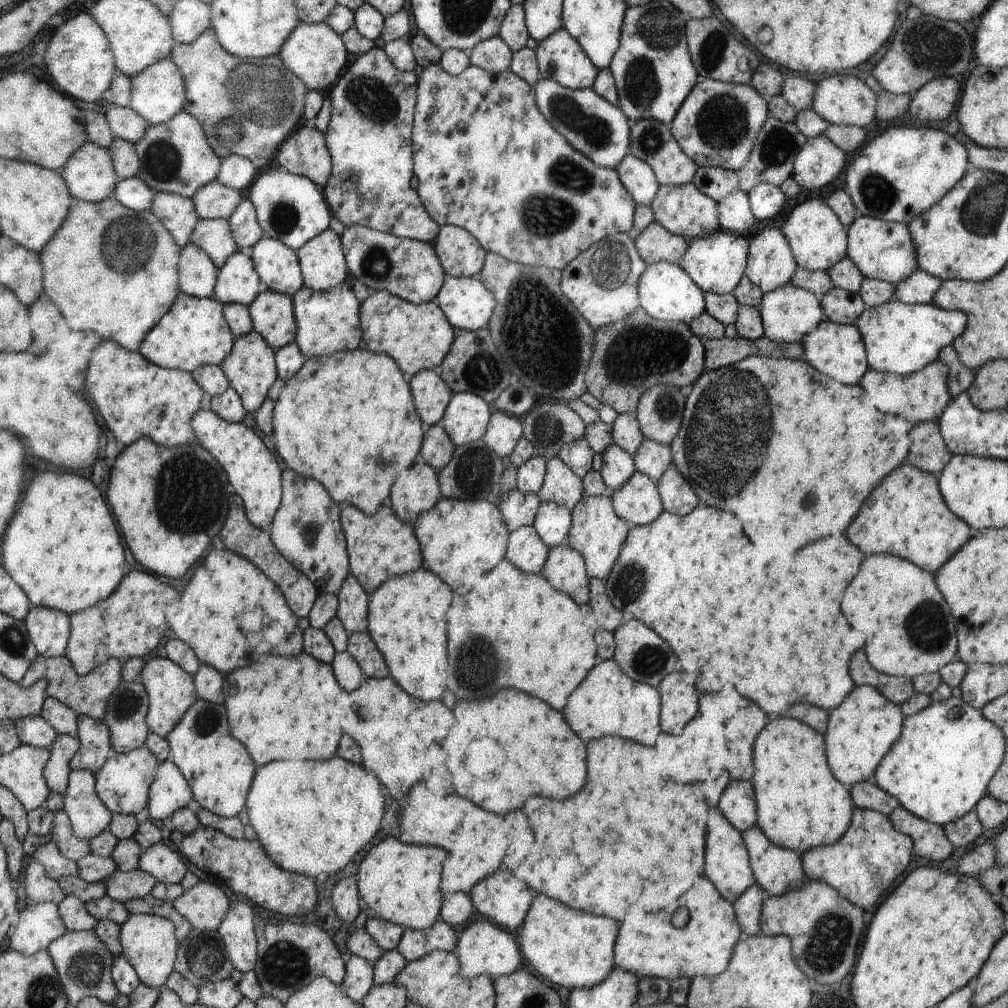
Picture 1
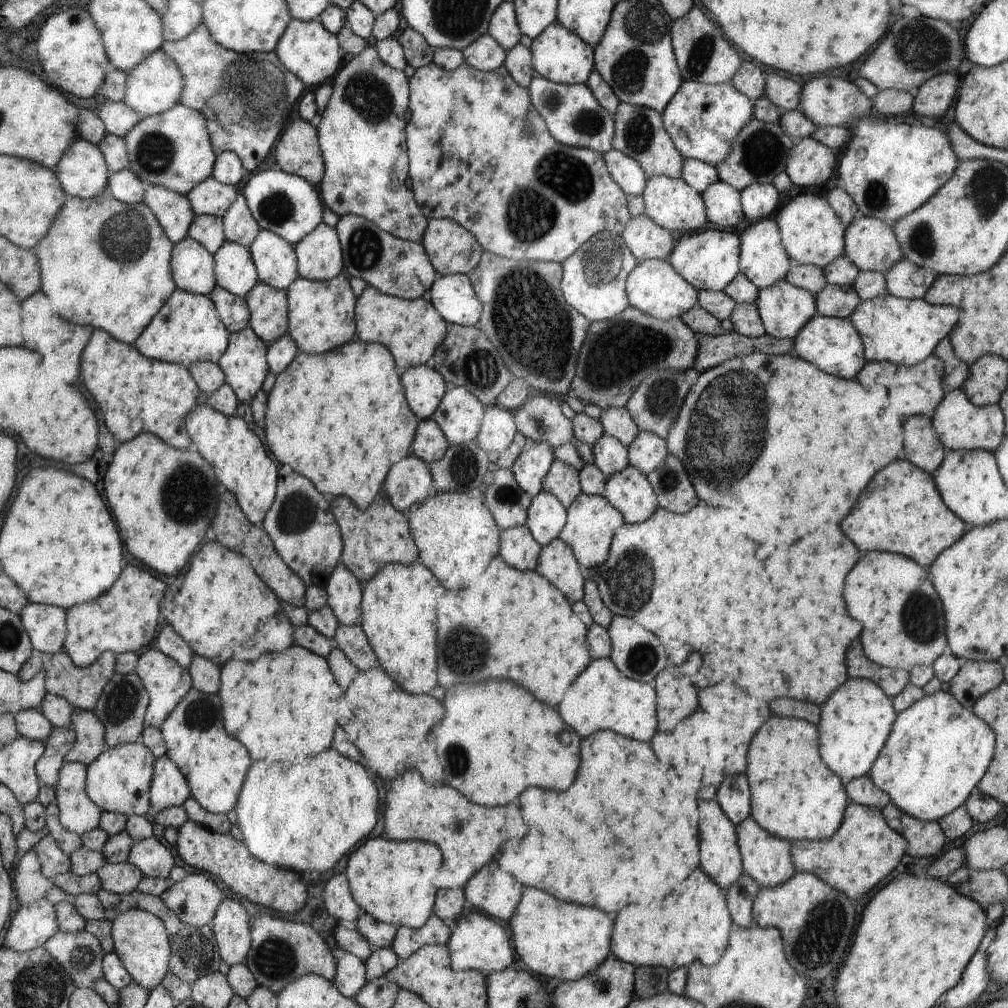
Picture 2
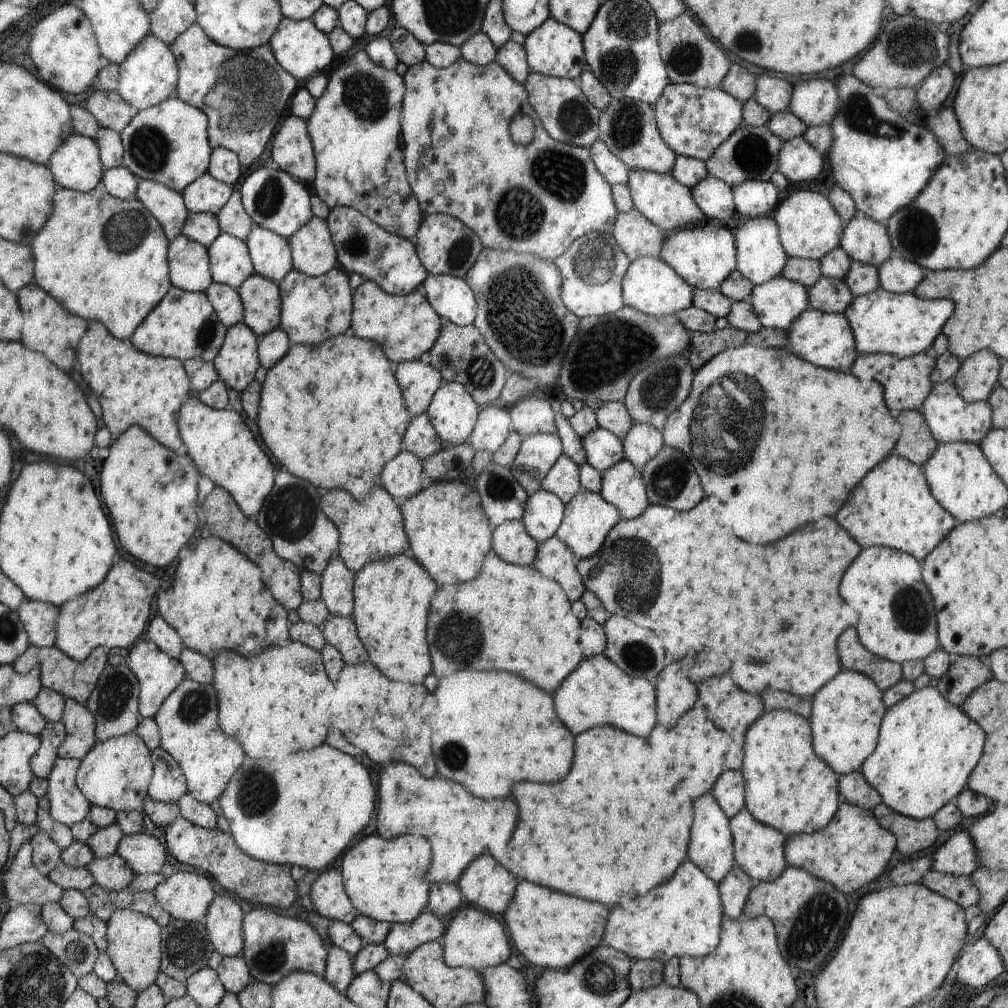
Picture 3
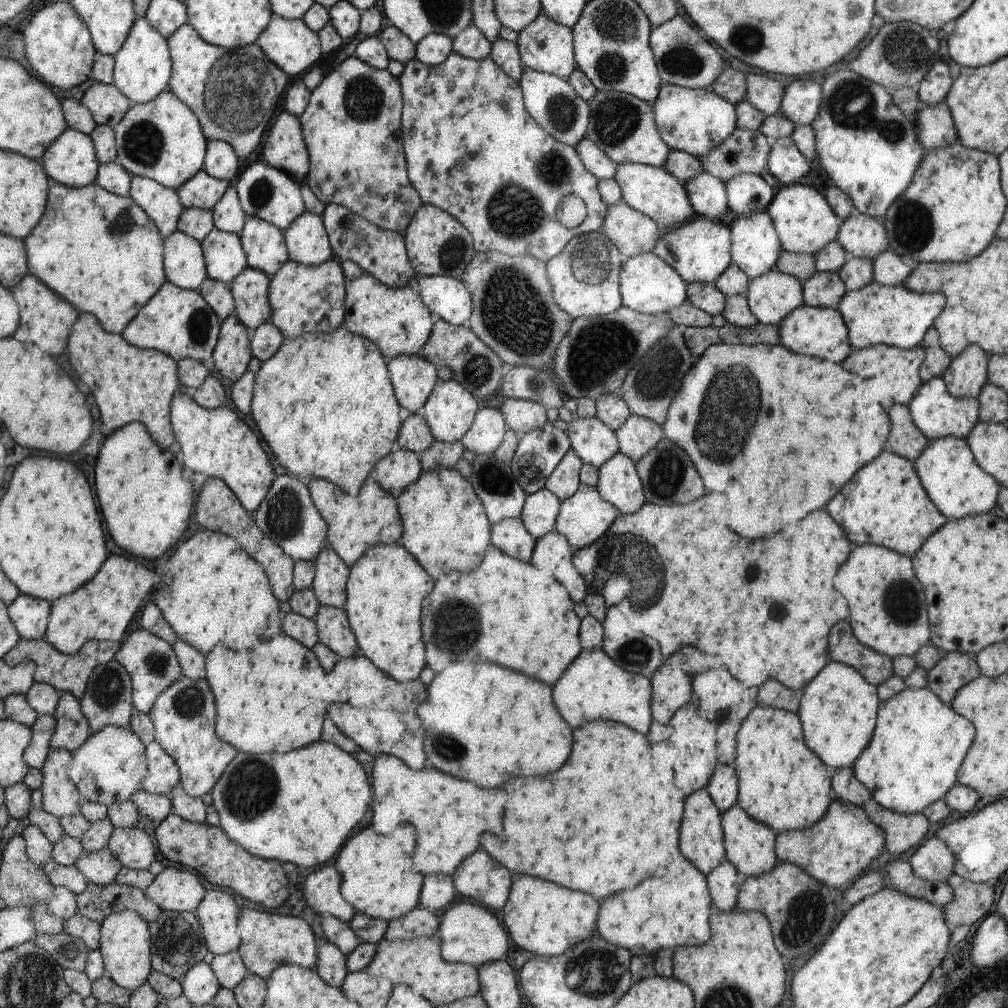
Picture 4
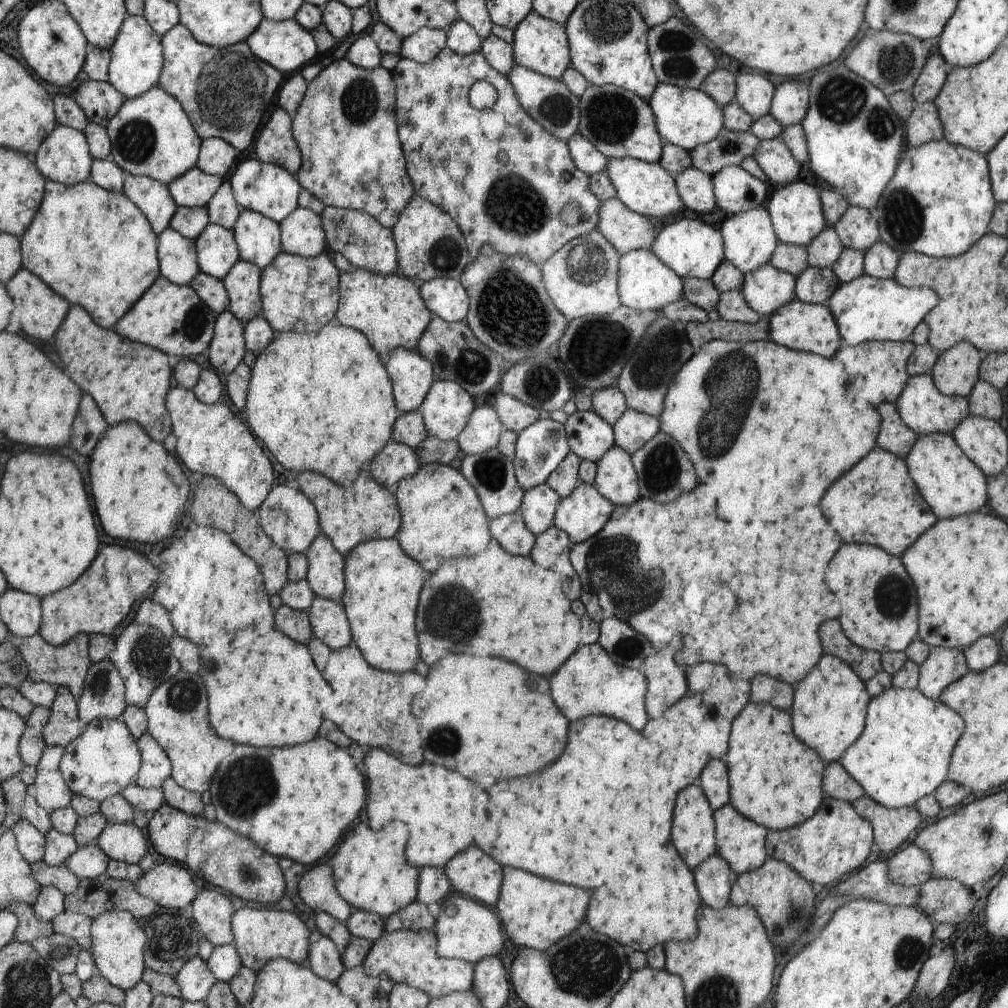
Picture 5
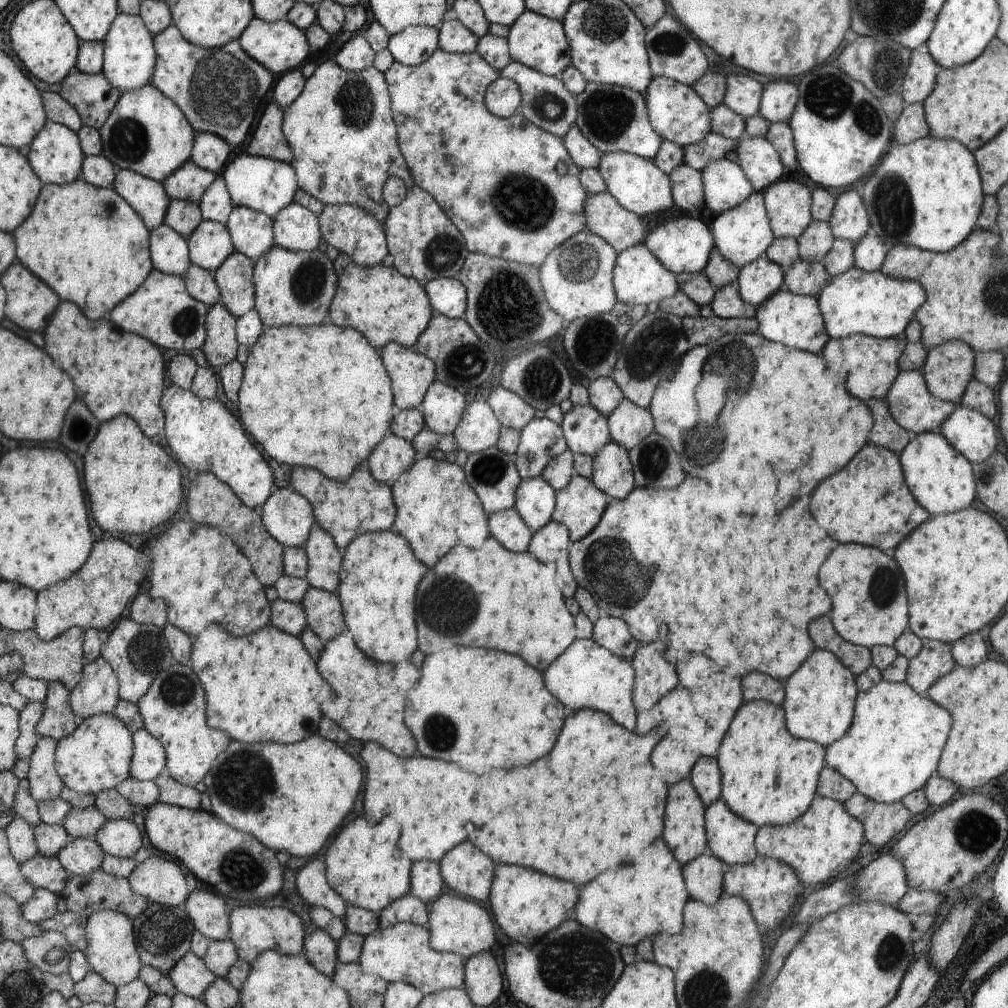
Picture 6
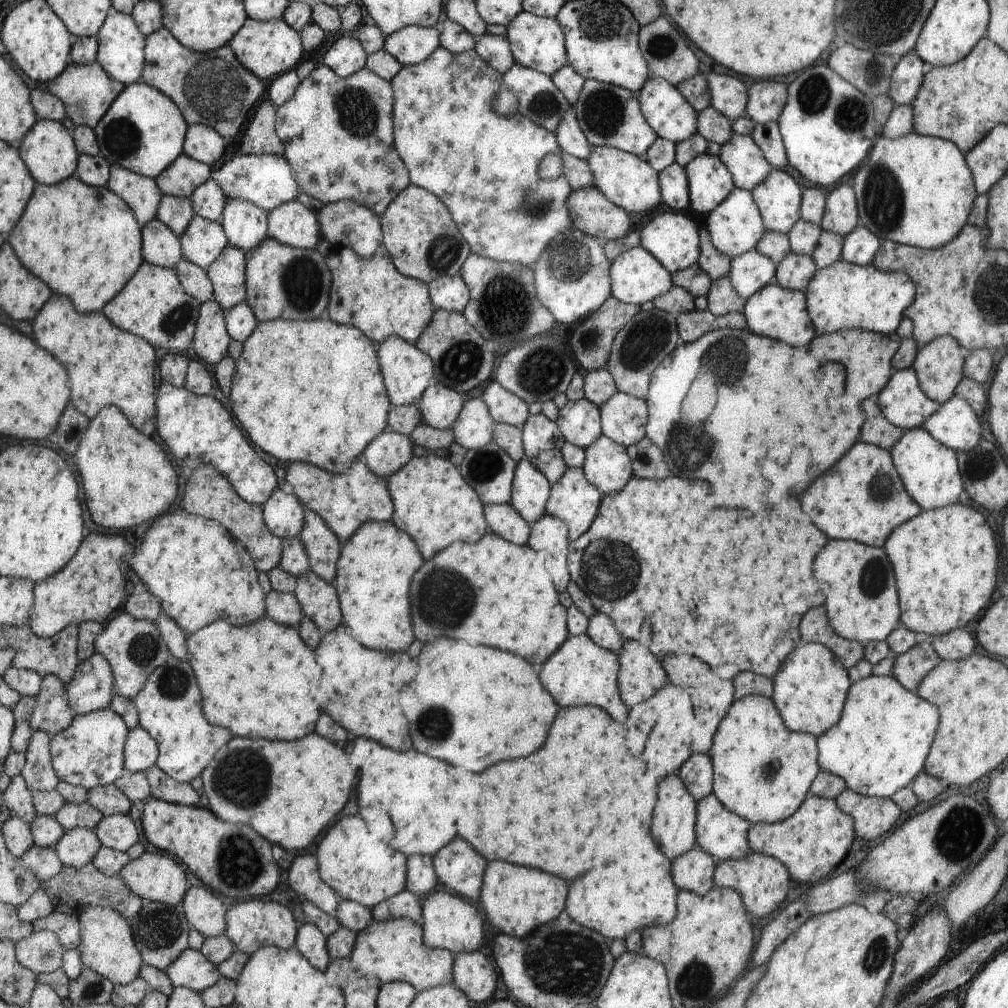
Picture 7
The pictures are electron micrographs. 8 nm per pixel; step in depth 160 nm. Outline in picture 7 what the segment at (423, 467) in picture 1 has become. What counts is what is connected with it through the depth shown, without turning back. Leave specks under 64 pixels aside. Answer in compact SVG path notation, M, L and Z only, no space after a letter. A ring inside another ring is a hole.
M386 431L370 441L362 456L374 474L388 479L412 460L412 442L408 435Z

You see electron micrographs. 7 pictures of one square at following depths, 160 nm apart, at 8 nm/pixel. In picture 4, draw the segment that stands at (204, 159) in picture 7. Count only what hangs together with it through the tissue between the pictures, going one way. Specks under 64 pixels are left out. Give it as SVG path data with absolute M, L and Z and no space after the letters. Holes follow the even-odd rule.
M209 141L205 156L204 170L217 179L228 182L241 172L241 158L224 141Z

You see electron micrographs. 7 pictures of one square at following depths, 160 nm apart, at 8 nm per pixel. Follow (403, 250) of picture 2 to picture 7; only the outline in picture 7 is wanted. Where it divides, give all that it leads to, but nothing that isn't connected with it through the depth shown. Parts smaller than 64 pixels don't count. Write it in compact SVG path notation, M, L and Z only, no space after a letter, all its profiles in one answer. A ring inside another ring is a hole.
M338 201L326 203L319 211L318 218L321 223L321 231L325 239L330 242L333 248L347 246L357 251L362 257L372 257L374 252L382 244L382 231L378 214L371 211L369 207L362 206L354 201Z

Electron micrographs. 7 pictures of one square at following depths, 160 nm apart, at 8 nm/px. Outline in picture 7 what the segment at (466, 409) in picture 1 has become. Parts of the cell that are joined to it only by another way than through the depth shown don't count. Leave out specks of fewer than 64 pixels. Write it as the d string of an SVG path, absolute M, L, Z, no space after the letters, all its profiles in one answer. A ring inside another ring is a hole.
M437 381L422 393L416 405L421 409L424 422L437 429L450 429L465 406L458 391Z

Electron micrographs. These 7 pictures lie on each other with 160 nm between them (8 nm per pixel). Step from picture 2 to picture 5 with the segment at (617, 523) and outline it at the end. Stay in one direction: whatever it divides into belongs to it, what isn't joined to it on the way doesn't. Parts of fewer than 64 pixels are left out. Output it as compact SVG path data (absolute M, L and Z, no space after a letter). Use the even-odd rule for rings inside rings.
M581 483L568 497L561 498L553 526L566 531L577 544L600 533L615 508L594 484Z

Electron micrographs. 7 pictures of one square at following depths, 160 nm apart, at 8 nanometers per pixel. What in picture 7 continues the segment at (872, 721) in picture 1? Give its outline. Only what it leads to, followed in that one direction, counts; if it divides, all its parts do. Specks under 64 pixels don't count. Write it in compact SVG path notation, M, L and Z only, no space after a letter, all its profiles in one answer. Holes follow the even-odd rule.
M800 644L773 676L772 702L788 730L819 737L837 725L848 689L853 683L847 668L823 644Z

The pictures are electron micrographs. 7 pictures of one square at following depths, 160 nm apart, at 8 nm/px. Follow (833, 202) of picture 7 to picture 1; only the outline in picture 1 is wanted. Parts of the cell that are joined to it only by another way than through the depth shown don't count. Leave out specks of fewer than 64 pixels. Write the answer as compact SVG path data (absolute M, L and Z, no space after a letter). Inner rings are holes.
M860 216L851 223L847 234L847 258L864 277L884 280L895 286L919 270L916 248L906 224Z

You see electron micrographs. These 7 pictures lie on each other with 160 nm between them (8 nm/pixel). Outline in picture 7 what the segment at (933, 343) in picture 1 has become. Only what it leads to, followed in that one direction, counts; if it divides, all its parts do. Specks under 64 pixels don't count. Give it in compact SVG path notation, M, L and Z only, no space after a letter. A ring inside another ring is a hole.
M844 259L818 269L803 291L806 308L817 335L844 329L892 334L916 296L914 283L906 273L881 271L872 263L866 266L853 265Z

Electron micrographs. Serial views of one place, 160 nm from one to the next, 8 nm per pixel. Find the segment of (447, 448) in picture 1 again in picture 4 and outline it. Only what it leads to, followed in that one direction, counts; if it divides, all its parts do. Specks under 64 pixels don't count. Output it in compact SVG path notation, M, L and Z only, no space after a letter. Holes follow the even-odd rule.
M416 412L408 415L397 441L400 448L421 454L429 449L435 440L423 415Z

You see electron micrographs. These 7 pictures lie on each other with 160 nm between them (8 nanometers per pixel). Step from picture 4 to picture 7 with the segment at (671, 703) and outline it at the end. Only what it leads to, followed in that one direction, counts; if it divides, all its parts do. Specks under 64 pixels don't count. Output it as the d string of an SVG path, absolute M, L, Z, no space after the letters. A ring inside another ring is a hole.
M646 632L646 638L625 640L622 650L618 652L621 664L618 684L621 698L622 700L626 698L626 706L630 706L630 708L644 702L644 700L648 700L668 682L662 664L656 660L656 656L650 652L648 646L650 646L650 638L648 638L648 632Z

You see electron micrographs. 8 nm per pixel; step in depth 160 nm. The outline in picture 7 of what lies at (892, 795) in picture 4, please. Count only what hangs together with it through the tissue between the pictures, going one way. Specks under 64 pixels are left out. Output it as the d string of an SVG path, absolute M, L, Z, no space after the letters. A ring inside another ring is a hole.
M872 673L850 685L837 725L817 737L819 767L822 771L842 778L847 788L855 793L867 797L891 798L895 791L909 785L923 771L938 722L940 714L936 706L906 690L892 675L877 676Z

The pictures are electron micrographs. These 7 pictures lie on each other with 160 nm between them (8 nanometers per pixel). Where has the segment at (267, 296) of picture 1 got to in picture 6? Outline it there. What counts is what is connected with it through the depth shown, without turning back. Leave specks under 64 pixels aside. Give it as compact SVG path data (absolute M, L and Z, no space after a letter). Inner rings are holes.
M235 252L220 269L212 273L221 290L221 304L234 316L244 316L255 309L254 265L252 259Z

